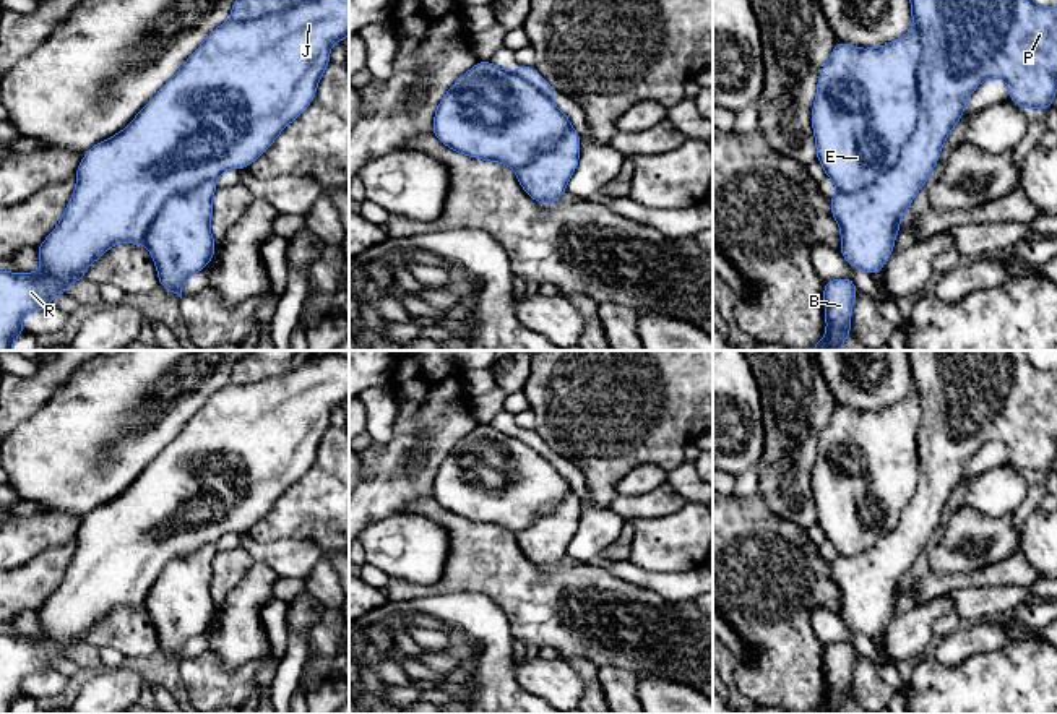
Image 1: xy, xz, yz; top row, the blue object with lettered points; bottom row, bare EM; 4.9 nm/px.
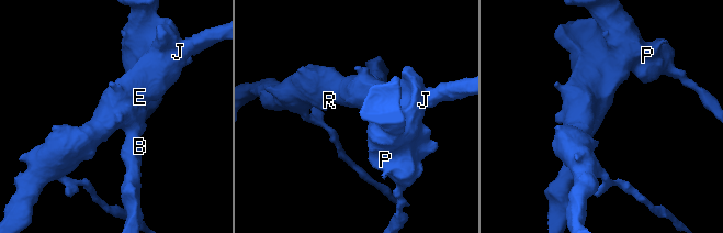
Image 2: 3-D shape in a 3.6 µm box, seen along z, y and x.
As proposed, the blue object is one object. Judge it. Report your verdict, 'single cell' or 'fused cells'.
fused cells

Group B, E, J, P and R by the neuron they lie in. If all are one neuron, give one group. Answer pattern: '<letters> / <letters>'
B P / E J R

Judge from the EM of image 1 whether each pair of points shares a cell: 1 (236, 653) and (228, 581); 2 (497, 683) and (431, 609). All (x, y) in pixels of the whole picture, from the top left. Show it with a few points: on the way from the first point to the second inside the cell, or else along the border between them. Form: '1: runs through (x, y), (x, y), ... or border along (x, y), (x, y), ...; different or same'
1: border along (254, 562), (245, 576), (216, 609); different
2: runs through (489, 659), (489, 645), (455, 612); same

